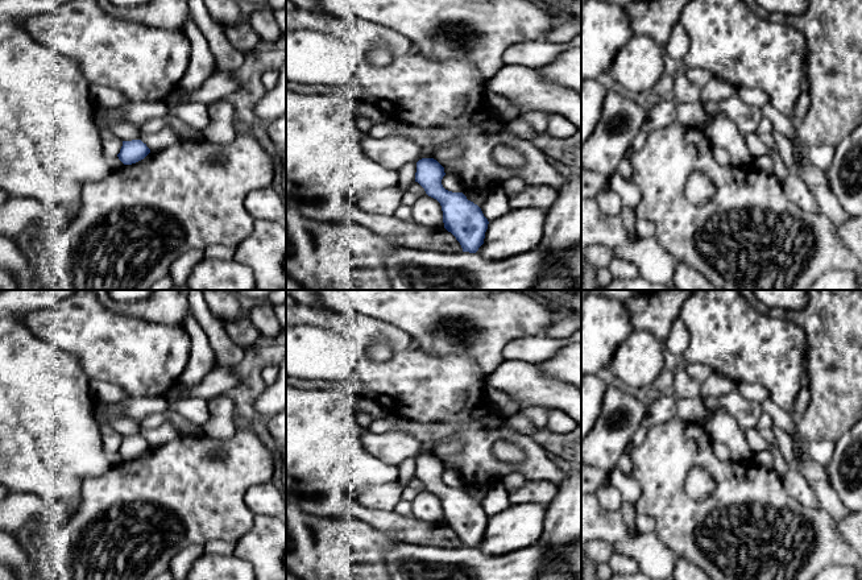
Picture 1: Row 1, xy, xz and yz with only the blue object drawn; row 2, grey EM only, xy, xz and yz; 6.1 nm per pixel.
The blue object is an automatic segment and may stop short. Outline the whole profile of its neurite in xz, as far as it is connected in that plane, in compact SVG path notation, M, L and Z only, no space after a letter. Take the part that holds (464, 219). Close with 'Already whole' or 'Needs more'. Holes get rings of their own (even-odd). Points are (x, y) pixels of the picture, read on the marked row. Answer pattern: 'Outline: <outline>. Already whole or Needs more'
Outline: M434 158L417 162L415 182L440 203L444 228L456 237L463 252L476 253L484 244L489 221L481 208L463 192L452 192L443 187L444 175L444 167Z. Already whole

